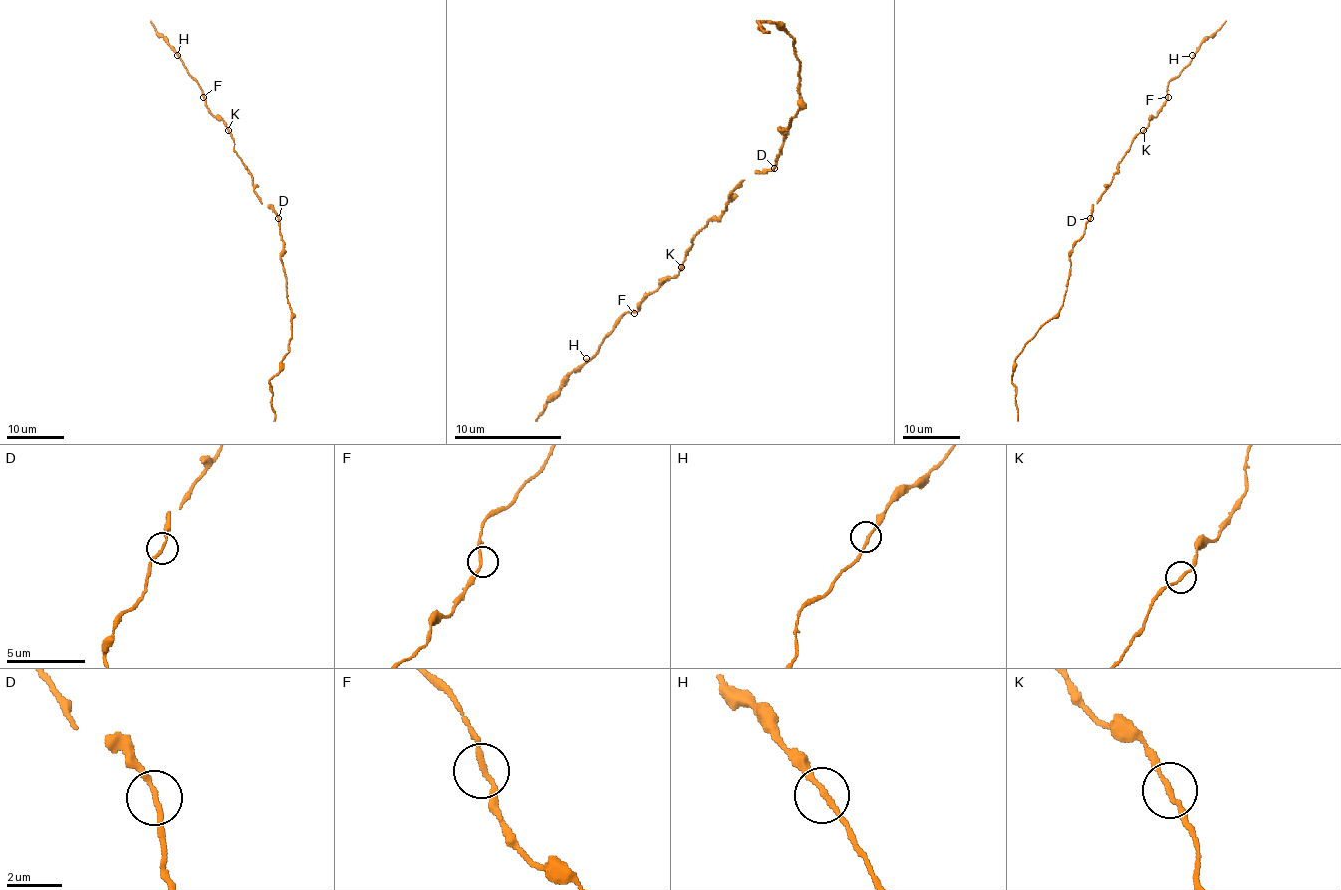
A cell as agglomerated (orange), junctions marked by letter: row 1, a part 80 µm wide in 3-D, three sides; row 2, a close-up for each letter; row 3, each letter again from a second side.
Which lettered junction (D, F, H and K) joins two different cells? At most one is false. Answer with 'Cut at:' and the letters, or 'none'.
Cut at: none

